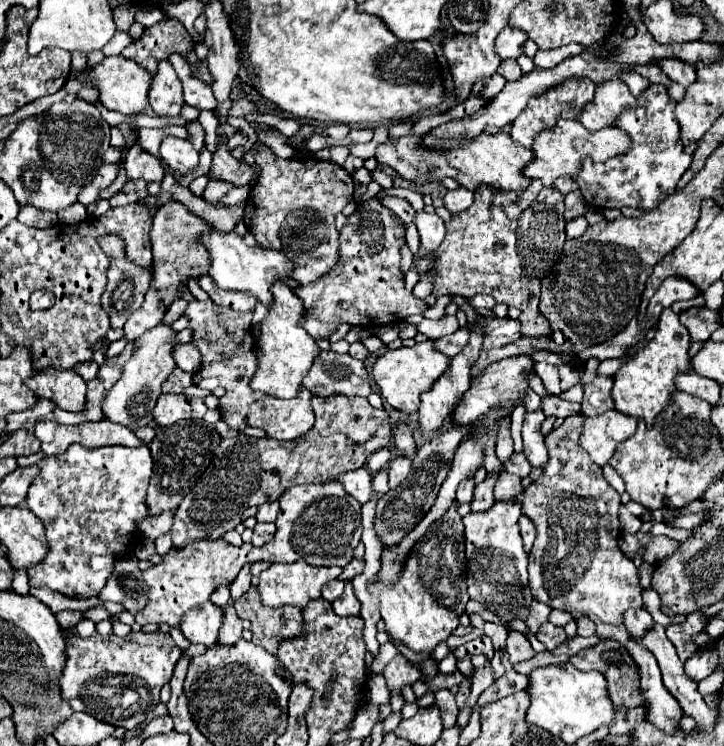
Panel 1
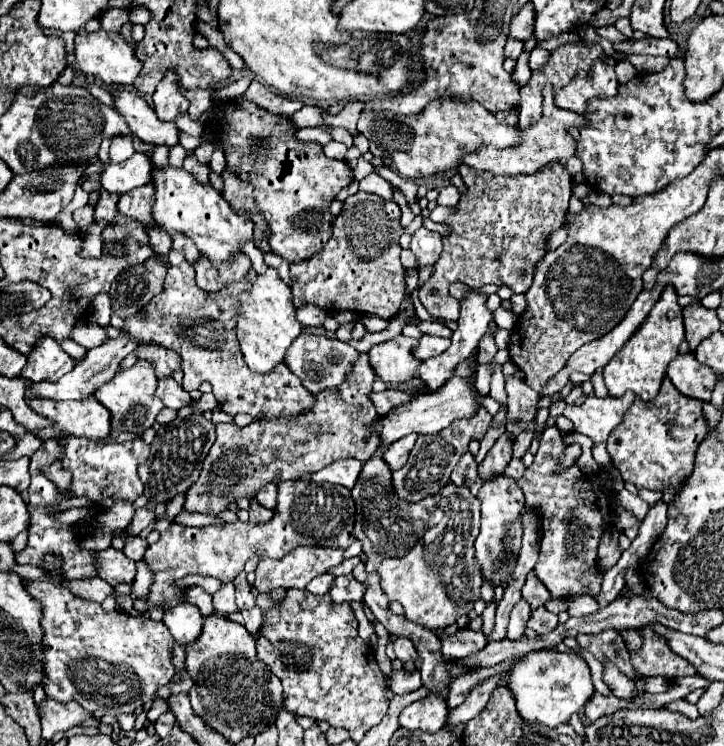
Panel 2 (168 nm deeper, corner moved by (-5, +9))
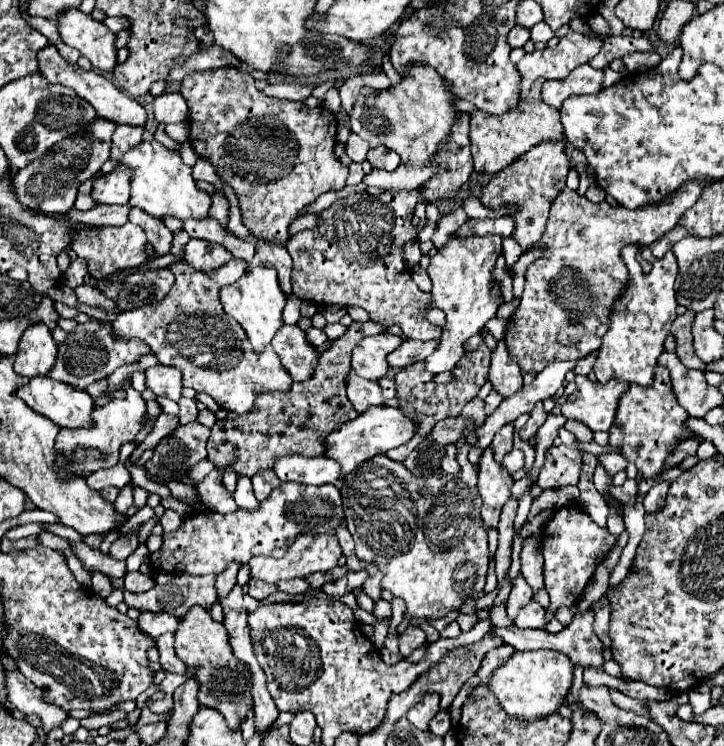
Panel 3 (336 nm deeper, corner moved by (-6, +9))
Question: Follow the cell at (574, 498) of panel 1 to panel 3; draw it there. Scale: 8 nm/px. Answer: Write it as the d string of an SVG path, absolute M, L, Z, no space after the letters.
M567 506L555 512L553 520L547 524L543 532L543 556L545 556L545 588L549 592L549 610L555 612L561 606L571 608L587 582L591 580L591 574L595 574L601 560L607 558L611 548L615 546L617 538L607 530L597 526L585 512L577 510L577 506Z

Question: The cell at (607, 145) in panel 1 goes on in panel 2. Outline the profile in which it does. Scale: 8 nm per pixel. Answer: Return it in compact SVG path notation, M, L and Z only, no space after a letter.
M552 84L544 86L544 114L538 120L538 124L522 130L522 144L516 148L504 148L504 150L496 150L494 146L482 146L478 152L466 156L466 160L462 160L464 164L470 164L472 168L480 168L480 170L490 170L494 174L520 174L520 172L540 172L542 168L546 168L546 164L550 162L560 162L564 164L570 156L574 156L574 148L576 148L576 140L570 136L570 128L582 128L590 122L586 122L584 116L574 114L572 110L564 110L558 108L554 104L554 90Z

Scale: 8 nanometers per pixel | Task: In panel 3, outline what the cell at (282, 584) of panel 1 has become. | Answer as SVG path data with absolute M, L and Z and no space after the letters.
M299 534L295 542L287 548L283 558L263 558L263 556L253 556L247 564L251 568L251 576L265 580L265 582L279 582L287 578L303 578L313 572L325 572L337 566L341 558L341 548L335 536L311 536L311 534Z

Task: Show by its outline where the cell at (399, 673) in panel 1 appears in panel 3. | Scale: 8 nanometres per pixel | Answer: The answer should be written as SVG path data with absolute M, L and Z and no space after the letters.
M409 626L401 636L399 636L399 646L401 646L401 654L409 656L415 648L419 648L421 644L425 644L425 632L419 626Z

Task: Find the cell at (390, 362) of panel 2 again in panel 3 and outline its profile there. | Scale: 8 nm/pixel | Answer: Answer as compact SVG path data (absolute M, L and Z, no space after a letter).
M389 332L363 338L353 348L353 356L351 356L351 366L355 374L361 378L369 378L369 380L379 380L387 376L389 372L387 354L399 348L399 344L401 344L401 338Z

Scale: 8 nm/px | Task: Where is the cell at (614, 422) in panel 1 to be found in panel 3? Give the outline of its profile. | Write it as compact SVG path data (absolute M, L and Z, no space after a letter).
M575 376L575 384L577 396L561 406L563 416L587 424L593 432L609 430L615 420L619 396L629 388L629 384L623 380L609 380L607 384L601 384L591 382L587 376Z

